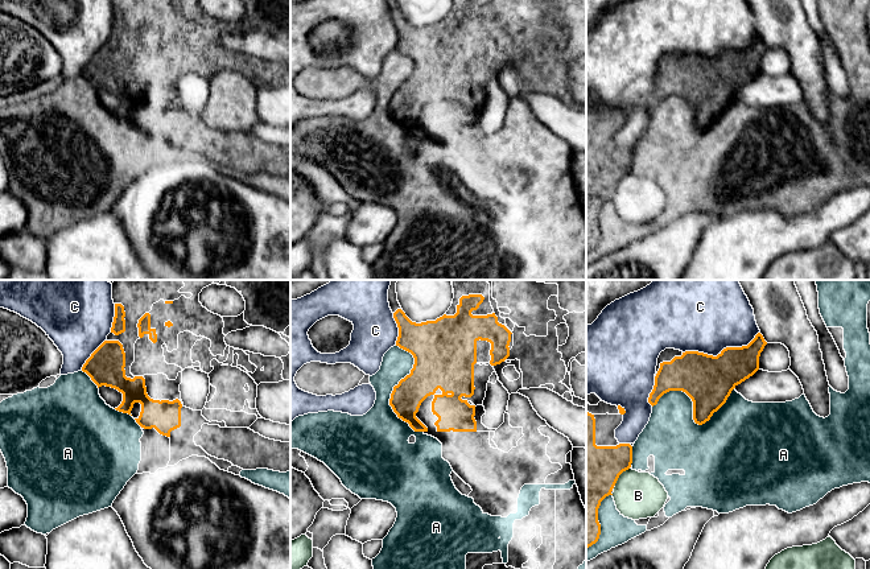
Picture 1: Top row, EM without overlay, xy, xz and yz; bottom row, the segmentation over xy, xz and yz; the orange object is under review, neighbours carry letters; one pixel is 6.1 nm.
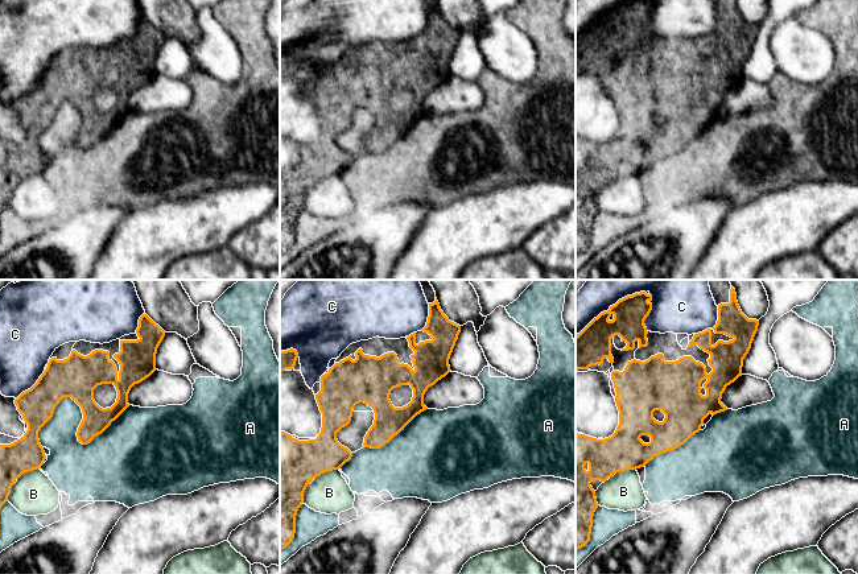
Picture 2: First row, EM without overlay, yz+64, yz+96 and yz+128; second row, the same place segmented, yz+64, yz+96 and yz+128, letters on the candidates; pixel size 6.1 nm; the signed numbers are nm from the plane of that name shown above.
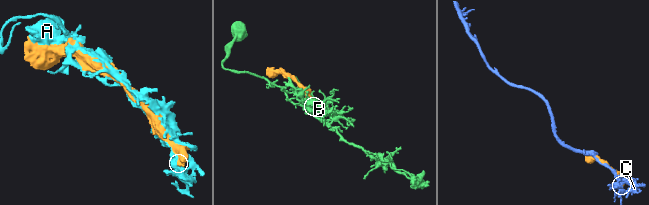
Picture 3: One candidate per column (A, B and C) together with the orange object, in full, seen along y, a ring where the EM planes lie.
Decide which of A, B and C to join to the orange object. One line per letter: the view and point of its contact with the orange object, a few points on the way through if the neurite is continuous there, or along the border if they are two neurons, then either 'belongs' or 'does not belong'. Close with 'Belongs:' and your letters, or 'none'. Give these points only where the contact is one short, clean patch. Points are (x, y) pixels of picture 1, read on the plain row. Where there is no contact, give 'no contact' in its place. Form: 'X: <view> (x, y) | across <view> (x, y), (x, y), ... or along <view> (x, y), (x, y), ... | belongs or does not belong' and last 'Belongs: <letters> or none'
A: yz (693, 118) | does not belong
B: yz (619, 178) | does not belong
C: yz (722, 54) | does not belong
Belongs: none

